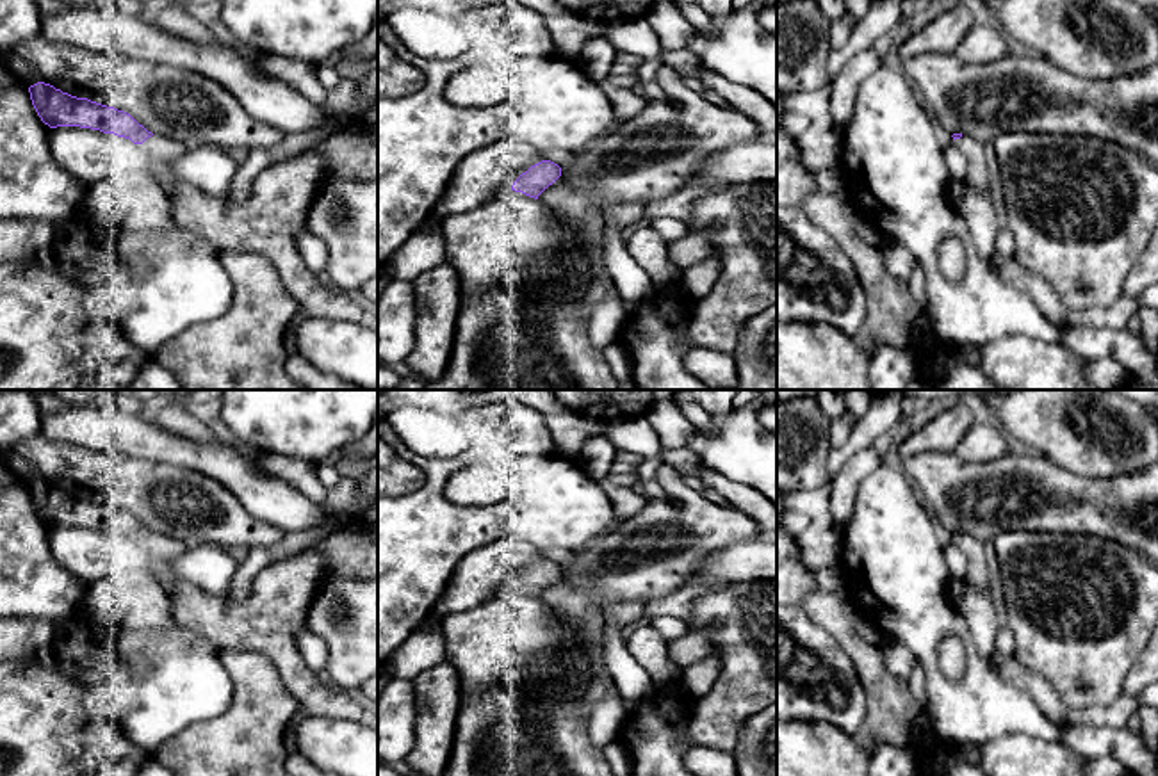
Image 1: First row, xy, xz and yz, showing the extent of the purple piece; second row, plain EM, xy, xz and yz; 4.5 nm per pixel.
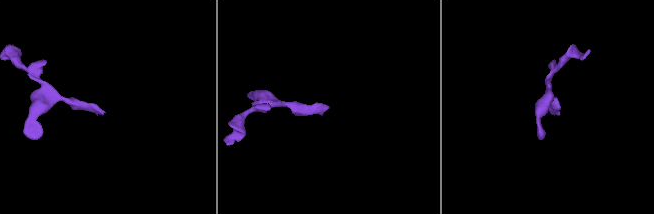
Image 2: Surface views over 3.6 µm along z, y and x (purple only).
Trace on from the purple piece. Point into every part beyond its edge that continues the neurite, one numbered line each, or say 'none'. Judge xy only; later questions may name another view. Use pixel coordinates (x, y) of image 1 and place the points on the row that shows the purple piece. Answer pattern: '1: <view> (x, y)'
1: xy (266, 225)

